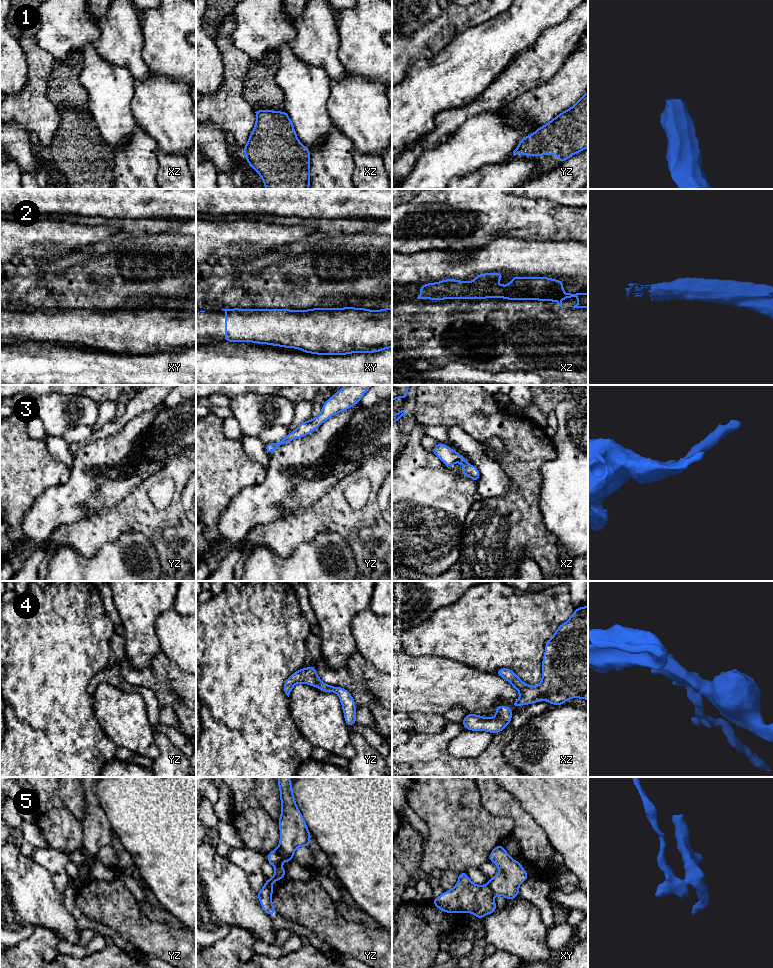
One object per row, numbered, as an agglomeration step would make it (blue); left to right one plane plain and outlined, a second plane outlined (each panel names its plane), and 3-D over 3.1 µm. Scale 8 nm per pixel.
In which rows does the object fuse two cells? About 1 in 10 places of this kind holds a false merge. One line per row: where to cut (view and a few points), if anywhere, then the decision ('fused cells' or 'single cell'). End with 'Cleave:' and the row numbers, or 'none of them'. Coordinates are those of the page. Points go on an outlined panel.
1: cut none; single cell
2: cut none; single cell
3: cut none; single cell
4: cut none; single cell
5: cut xy (487, 884), (494, 895); fused cells
Cleave: 5

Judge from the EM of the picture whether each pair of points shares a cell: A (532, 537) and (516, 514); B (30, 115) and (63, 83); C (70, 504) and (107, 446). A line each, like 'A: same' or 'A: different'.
A: same
B: different
C: same

